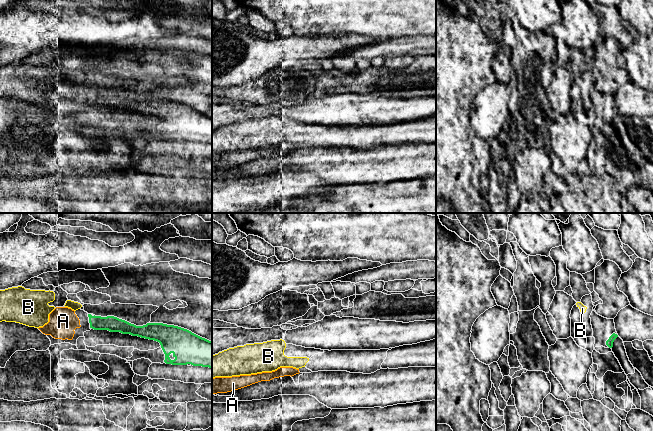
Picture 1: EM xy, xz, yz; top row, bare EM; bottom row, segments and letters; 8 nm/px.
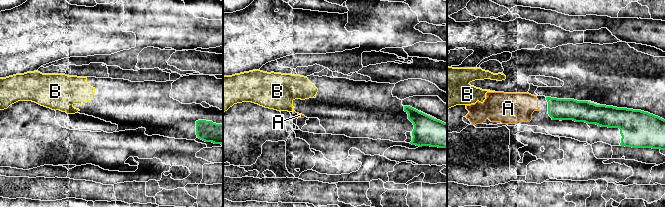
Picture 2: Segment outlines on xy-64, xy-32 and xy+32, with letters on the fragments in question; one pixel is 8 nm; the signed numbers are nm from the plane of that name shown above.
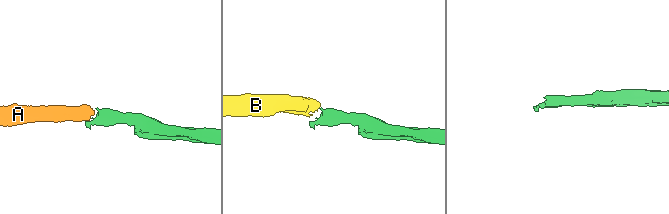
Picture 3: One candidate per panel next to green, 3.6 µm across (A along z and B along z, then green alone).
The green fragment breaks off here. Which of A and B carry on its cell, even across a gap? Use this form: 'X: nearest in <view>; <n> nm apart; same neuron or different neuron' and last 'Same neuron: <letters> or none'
A: nearest in xy; 80 nm apart; same neuron
B: nearest in xy; 90 nm apart; different neuron
Same neuron: A

